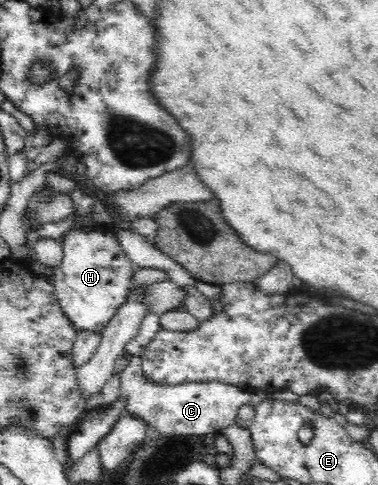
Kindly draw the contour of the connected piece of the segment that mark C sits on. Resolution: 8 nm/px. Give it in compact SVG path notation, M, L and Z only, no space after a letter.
M140 355L131 356L129 363L120 374L120 400L127 403L126 414L147 422L163 435L220 434L227 427L236 424L239 409L250 402L252 394L249 389L220 381L155 384L145 377Z

